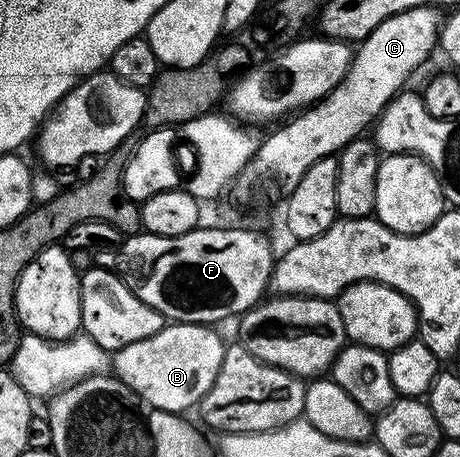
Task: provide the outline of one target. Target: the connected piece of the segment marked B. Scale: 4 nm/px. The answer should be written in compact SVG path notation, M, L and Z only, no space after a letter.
M169 322L154 337L146 337L142 341L134 341L134 345L126 345L121 351L115 352L115 378L128 386L142 401L154 405L163 411L184 413L187 407L195 408L204 395L214 385L218 377L218 369L222 365L225 340L220 340L219 330L202 323L173 323Z

